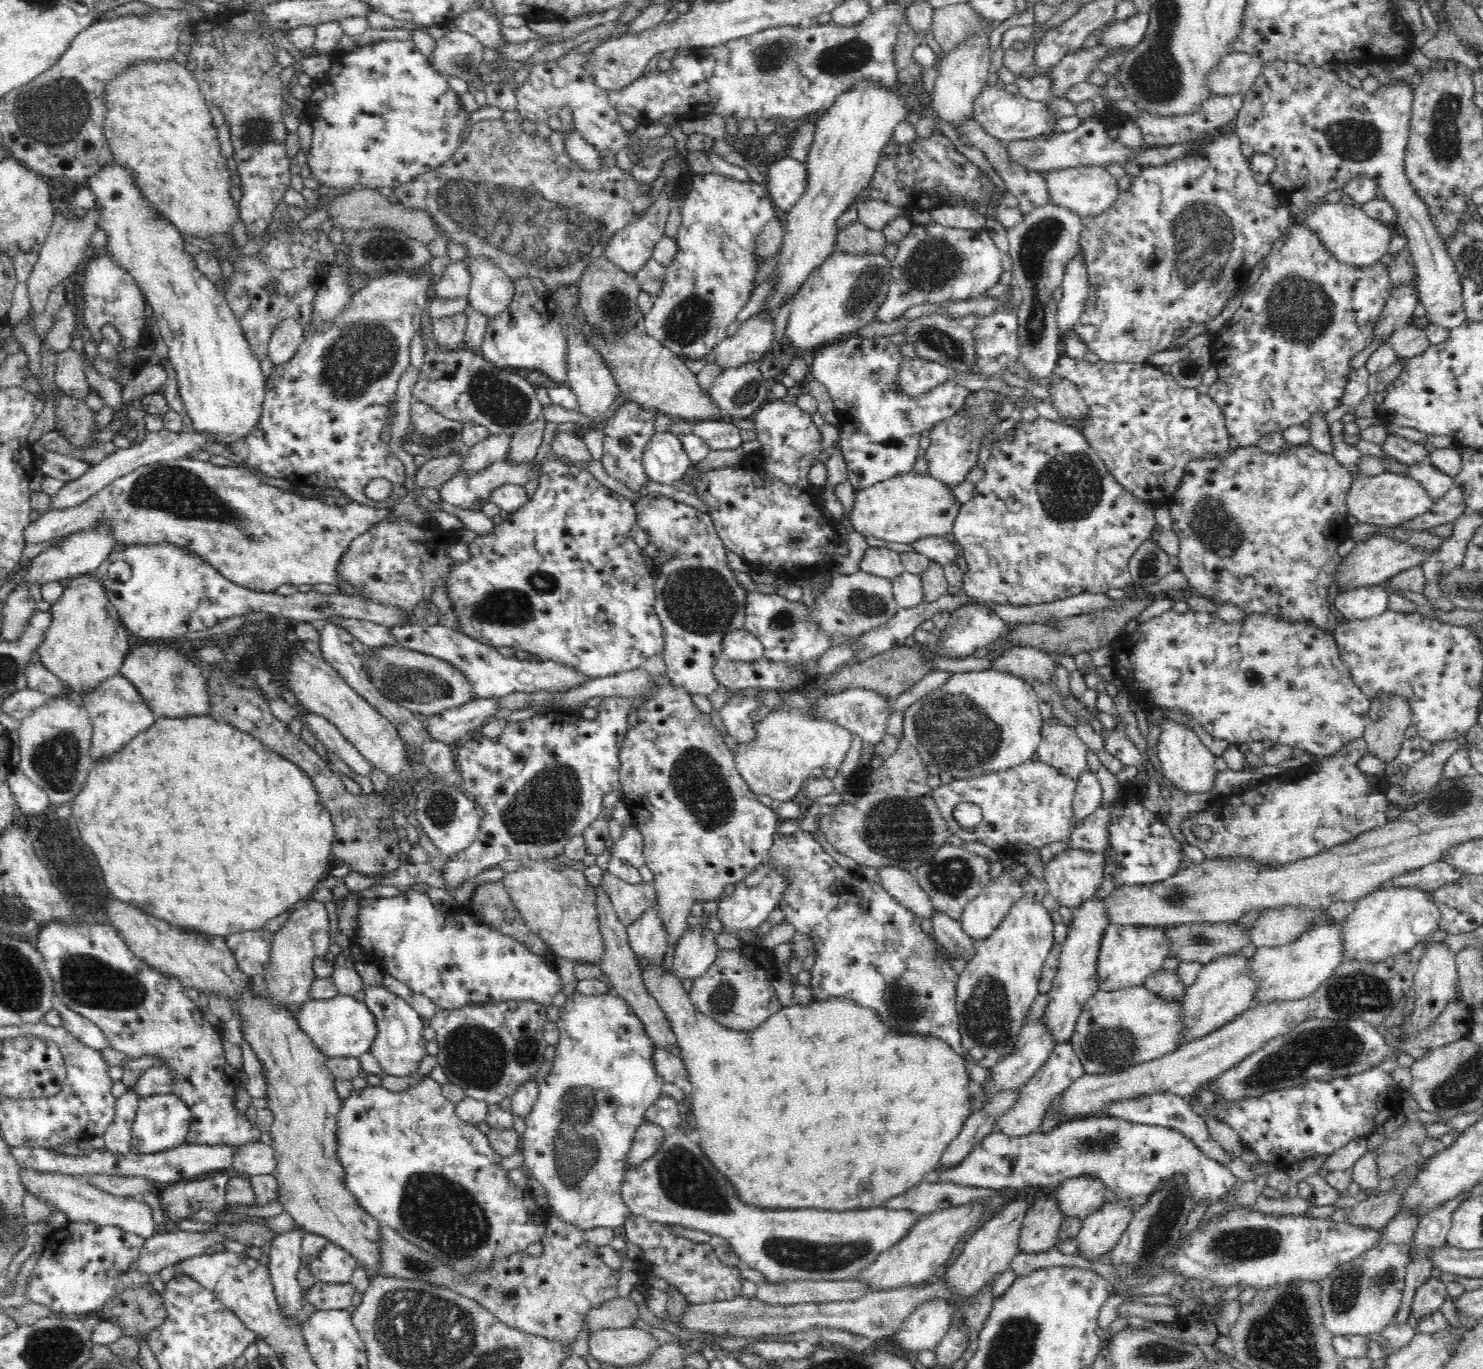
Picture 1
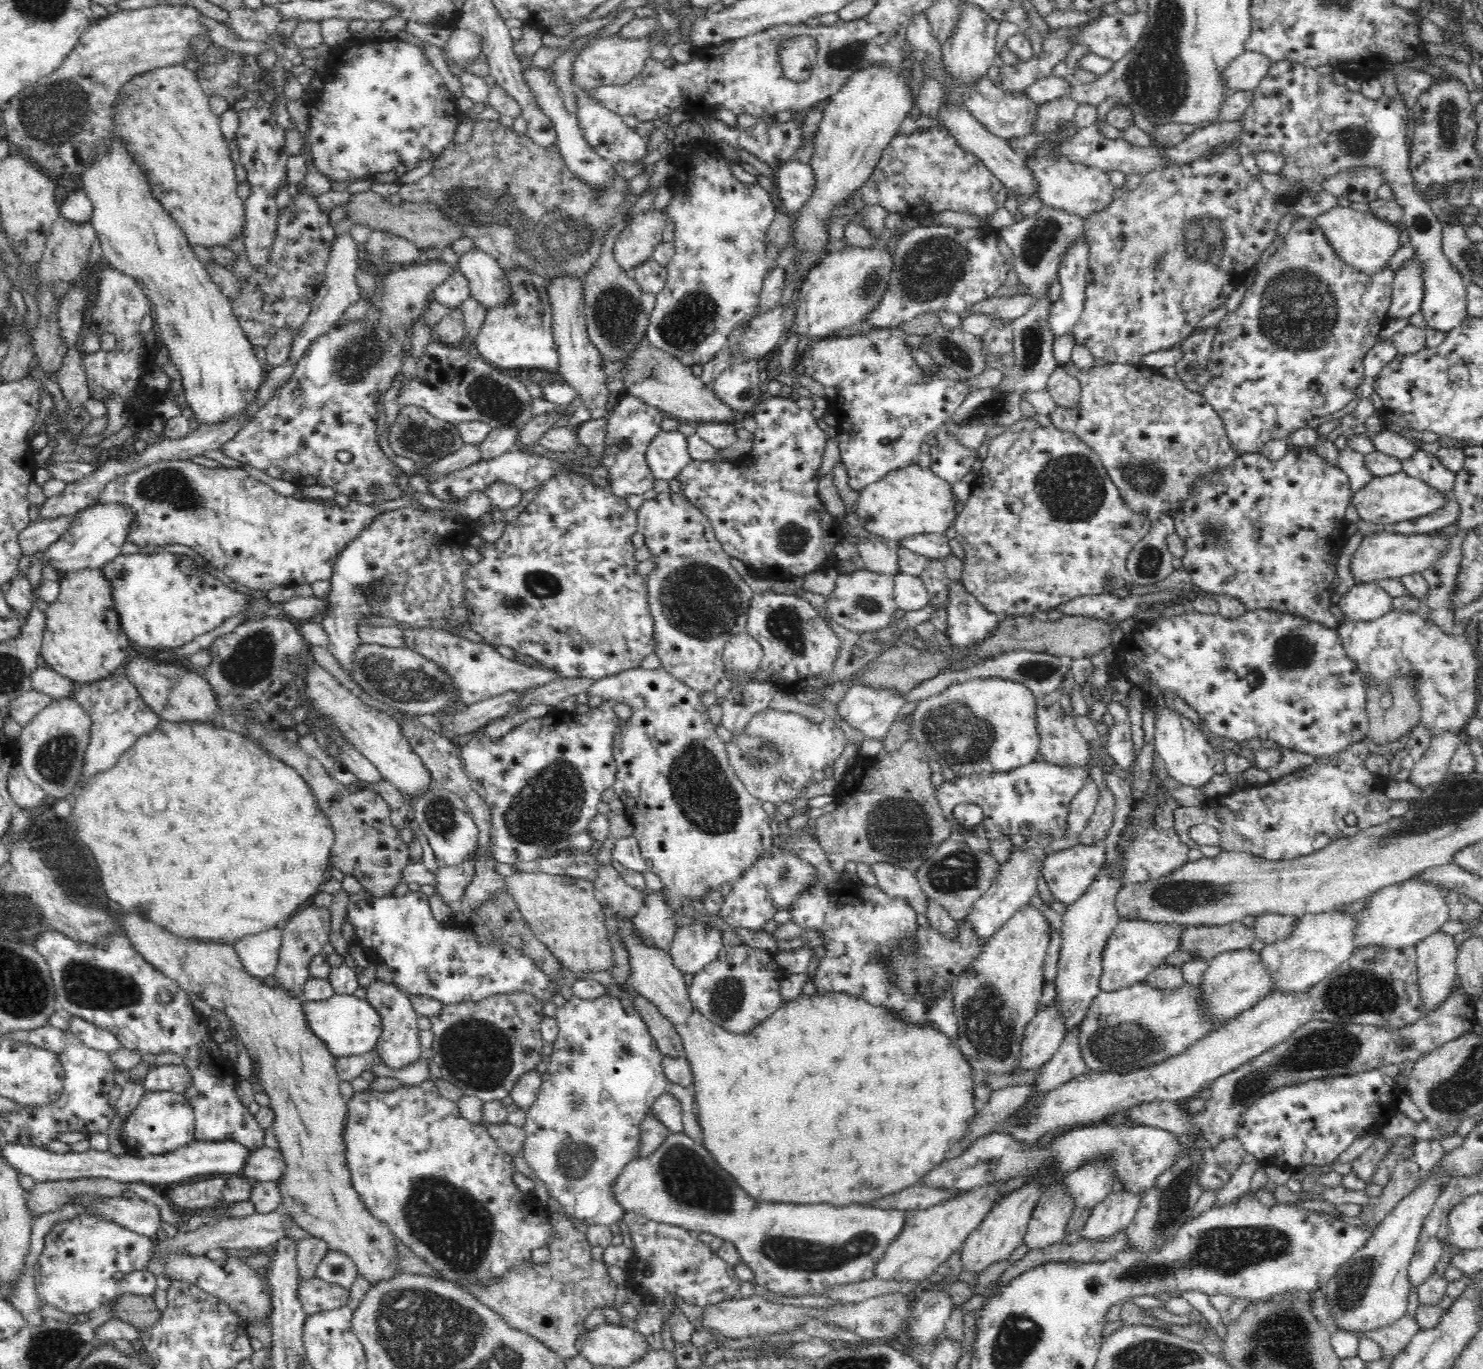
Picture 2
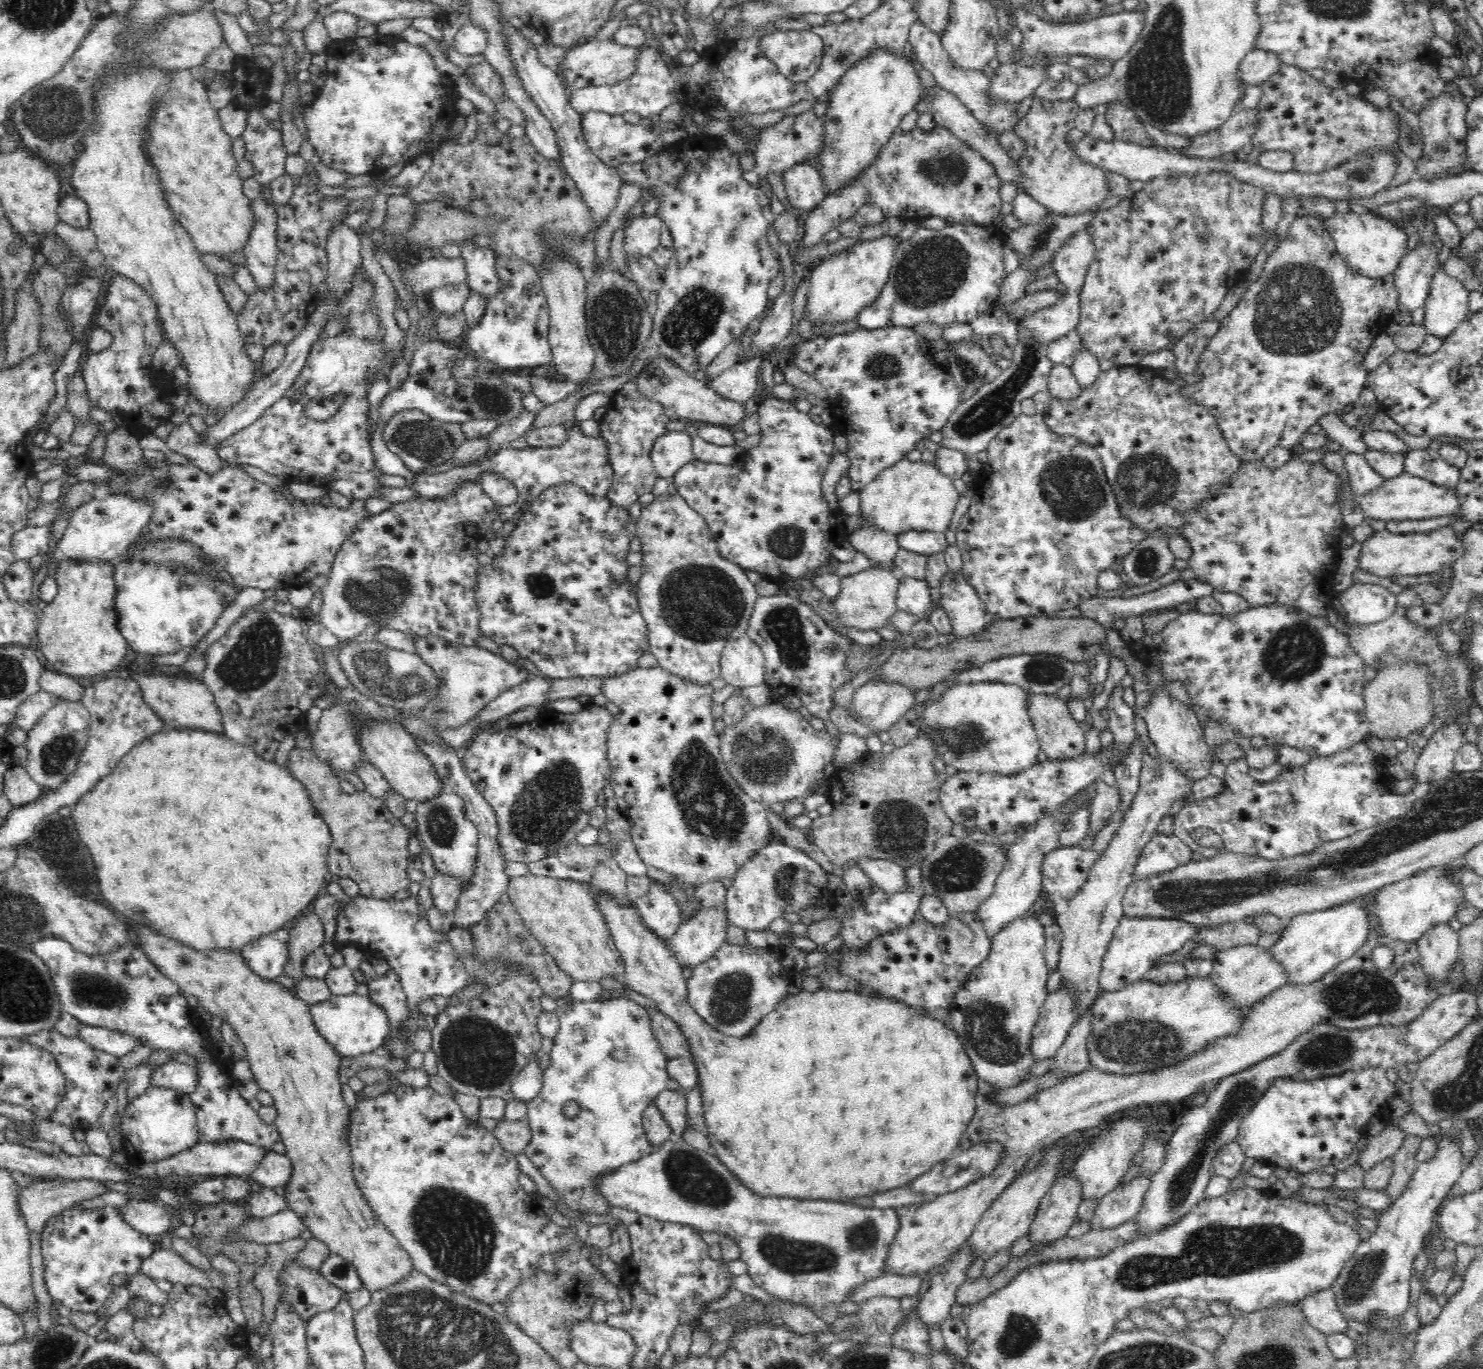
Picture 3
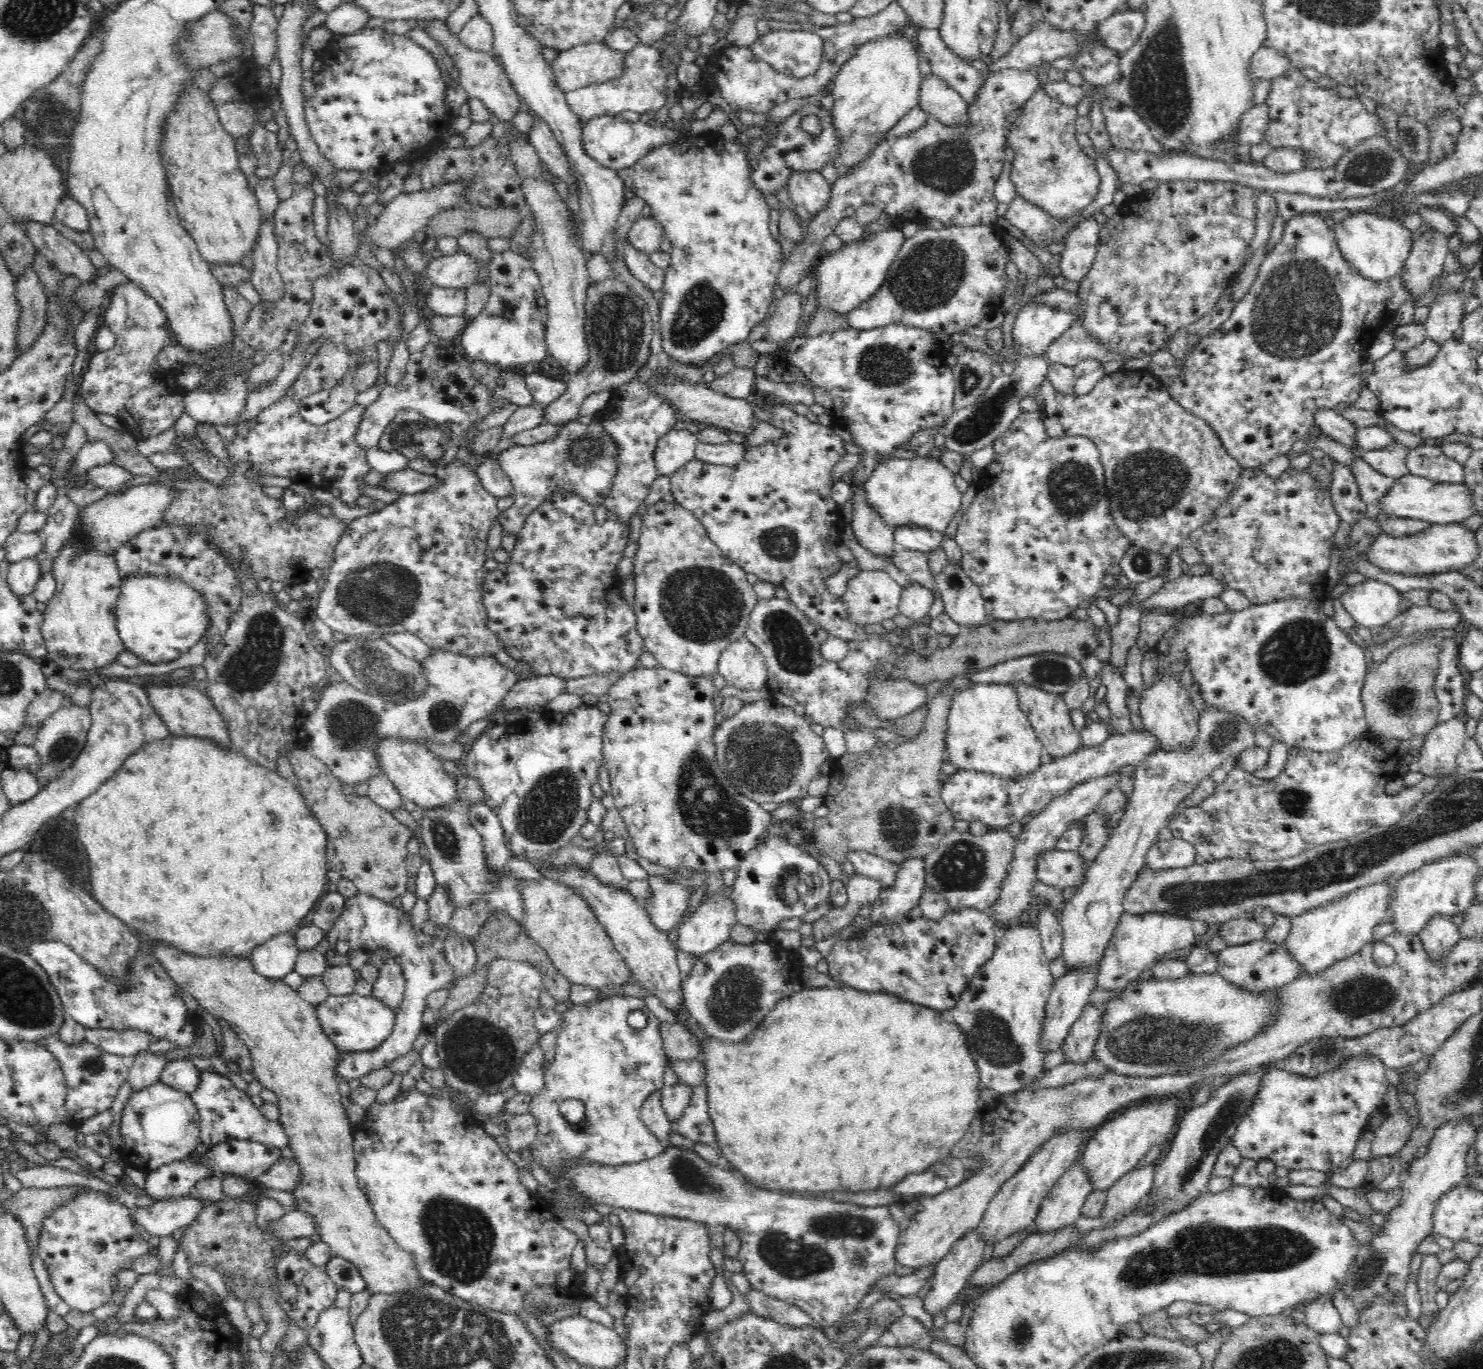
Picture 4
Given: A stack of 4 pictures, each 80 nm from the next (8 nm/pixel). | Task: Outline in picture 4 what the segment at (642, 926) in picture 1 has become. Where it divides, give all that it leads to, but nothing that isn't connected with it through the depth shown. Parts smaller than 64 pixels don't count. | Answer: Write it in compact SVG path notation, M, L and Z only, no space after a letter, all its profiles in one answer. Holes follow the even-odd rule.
M649 876L650 896L642 902L650 922L662 934L674 930L690 907L692 890L682 884L669 882L662 876Z

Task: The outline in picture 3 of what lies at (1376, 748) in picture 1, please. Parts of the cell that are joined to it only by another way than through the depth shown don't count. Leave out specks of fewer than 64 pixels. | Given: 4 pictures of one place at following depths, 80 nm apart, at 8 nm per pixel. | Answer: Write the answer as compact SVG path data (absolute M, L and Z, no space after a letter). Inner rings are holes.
M1406 662L1404 665L1390 666L1388 670L1377 673L1368 684L1365 685L1365 715L1368 717L1369 735L1376 739L1408 739L1408 736L1416 730L1422 730L1431 720L1431 704L1429 701L1429 688L1427 681L1427 668L1422 664Z

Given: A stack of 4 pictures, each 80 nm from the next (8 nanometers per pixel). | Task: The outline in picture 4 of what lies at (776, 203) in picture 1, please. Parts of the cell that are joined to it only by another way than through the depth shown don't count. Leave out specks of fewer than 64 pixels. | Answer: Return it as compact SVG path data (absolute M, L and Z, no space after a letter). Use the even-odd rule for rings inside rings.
M799 170L789 176L786 189L796 206L802 206L814 216L827 205L832 187L820 170Z

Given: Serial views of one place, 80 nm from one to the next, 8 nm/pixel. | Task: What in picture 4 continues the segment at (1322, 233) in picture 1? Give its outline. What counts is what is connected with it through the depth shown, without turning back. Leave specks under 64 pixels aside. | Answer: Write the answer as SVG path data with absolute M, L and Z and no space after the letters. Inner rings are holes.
M1368 211L1353 212L1342 222L1330 222L1342 257L1352 270L1363 278L1380 282L1399 276L1413 246L1413 233L1399 220L1380 217Z

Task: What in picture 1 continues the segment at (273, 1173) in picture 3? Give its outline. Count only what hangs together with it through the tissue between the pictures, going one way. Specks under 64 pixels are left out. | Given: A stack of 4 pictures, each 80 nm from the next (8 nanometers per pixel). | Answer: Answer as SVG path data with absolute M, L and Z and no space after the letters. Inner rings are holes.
M256 1141L242 1143L231 1149L233 1150L231 1166L234 1167L234 1170L246 1175L273 1174L275 1167L274 1151L268 1144Z

